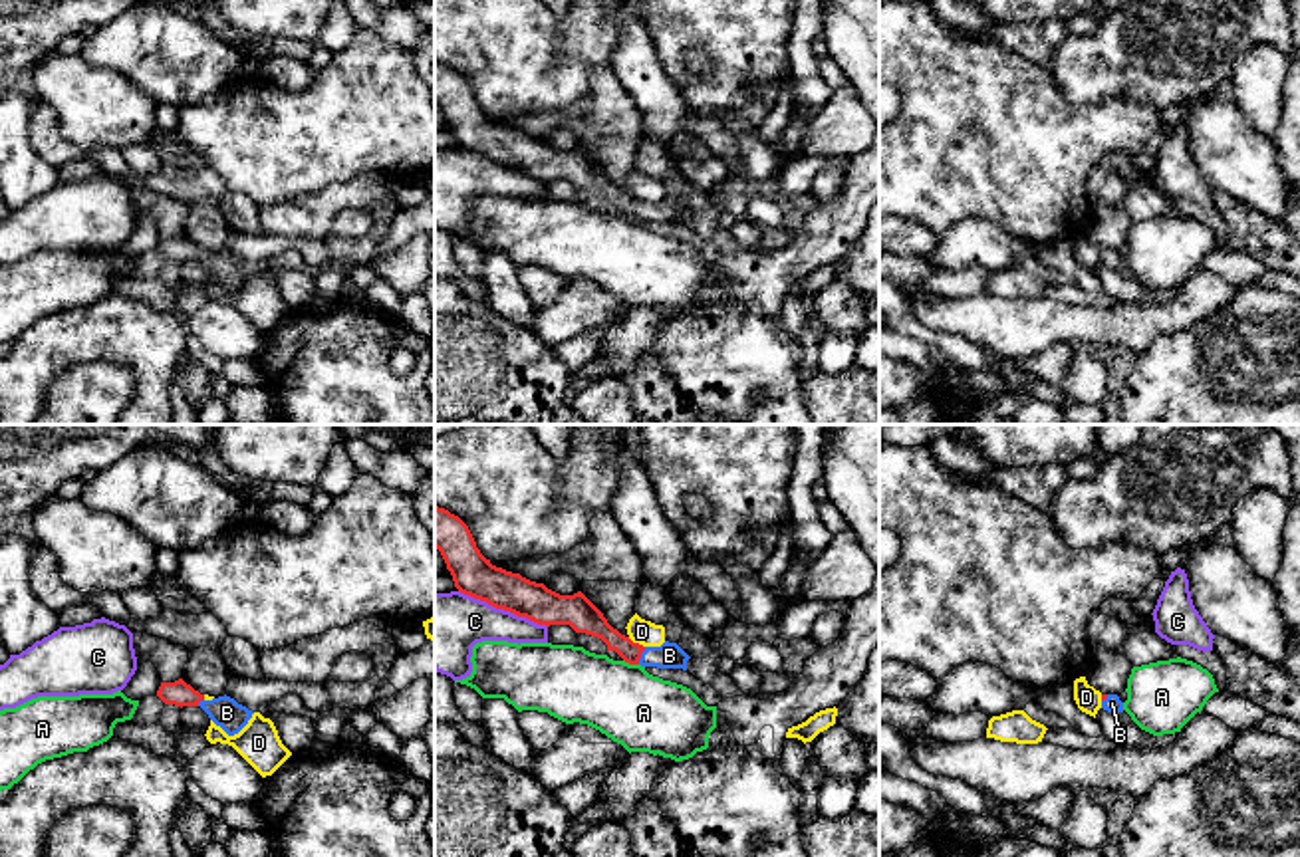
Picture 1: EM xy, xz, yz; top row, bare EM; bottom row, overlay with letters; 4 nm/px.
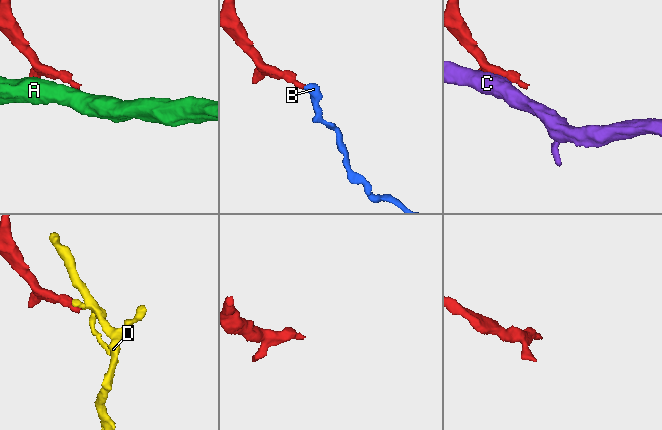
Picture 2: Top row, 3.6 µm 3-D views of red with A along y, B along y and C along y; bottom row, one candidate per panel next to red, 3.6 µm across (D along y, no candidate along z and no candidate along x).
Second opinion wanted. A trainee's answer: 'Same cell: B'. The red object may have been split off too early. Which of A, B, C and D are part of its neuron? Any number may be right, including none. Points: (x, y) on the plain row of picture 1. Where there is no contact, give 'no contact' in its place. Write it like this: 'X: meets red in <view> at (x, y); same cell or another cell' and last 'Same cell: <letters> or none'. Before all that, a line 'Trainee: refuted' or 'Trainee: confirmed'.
Trainee: confirmed
A: meets red in xz at (632, 219); another cell
B: meets red in xz at (640, 211); same cell
C: meets red in xz at (503, 163); another cell
D: meets red in xz at (636, 199); another cell
Same cell: B

